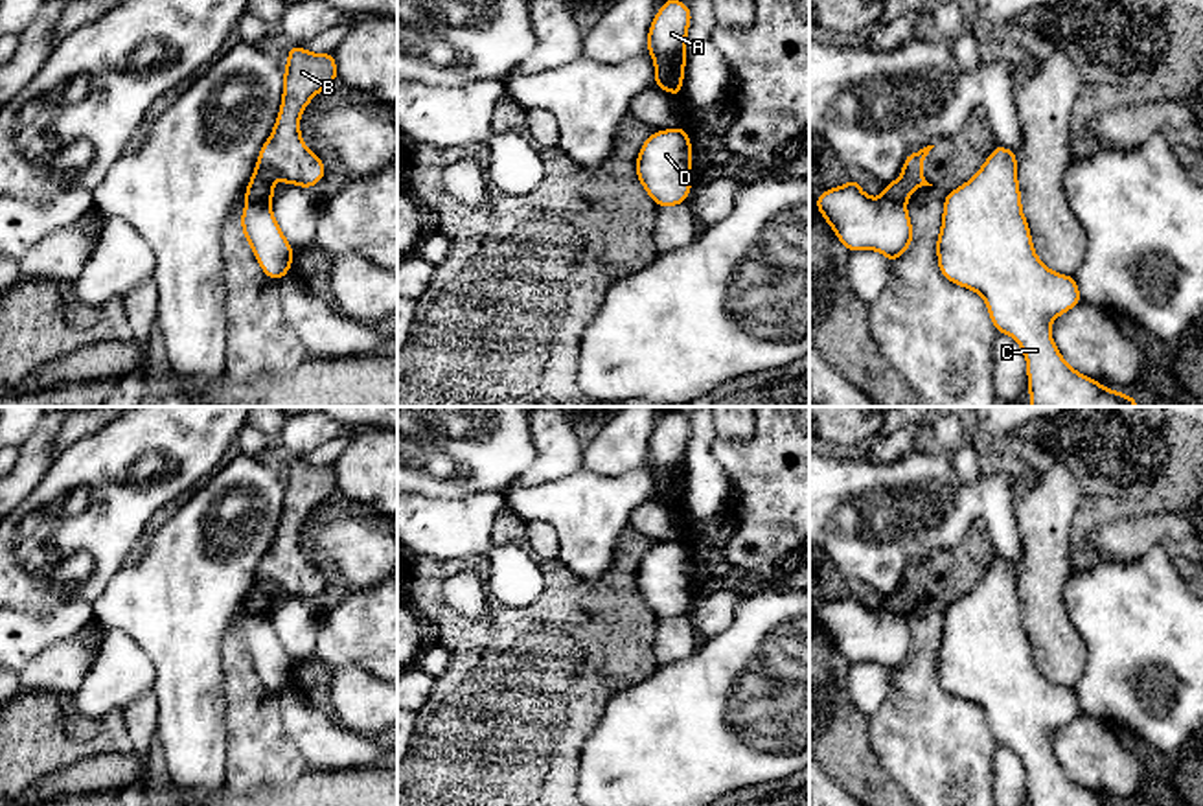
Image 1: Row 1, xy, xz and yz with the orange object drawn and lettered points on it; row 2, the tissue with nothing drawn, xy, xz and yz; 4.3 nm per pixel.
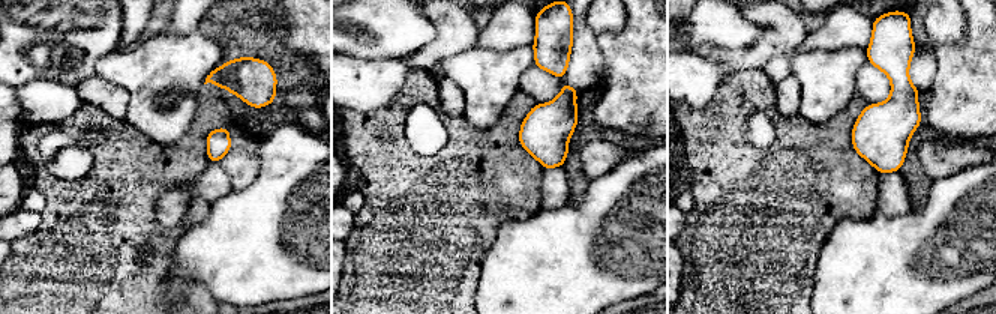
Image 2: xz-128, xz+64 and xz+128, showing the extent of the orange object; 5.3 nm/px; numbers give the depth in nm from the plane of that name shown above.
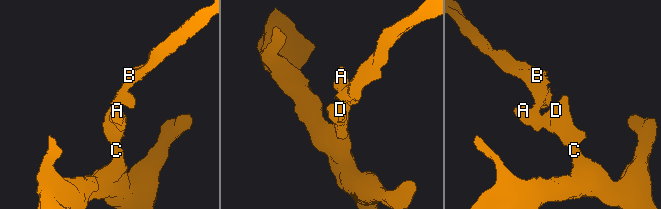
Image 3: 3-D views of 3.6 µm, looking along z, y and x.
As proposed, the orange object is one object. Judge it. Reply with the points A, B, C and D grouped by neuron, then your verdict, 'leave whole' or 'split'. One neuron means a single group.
A C D / B | split

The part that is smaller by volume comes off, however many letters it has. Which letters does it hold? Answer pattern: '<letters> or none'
B

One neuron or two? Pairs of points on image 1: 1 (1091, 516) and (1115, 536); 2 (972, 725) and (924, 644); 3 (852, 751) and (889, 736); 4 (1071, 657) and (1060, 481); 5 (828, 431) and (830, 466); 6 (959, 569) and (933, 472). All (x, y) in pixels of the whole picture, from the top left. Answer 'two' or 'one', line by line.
1: two
2: one
3: two
4: one
5: two
6: two

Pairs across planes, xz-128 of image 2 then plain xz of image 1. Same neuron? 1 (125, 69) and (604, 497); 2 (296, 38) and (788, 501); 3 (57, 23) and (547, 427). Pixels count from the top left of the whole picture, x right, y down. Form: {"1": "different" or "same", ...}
{"1": "same", "2": "same", "3": "different"}

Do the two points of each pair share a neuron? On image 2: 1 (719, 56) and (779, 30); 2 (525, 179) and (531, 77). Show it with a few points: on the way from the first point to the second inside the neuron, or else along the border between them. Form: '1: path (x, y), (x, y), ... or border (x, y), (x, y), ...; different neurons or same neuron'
1: path (734, 57), (752, 57), (764, 45); same neuron
2: border (519, 90), (537, 102); different neurons

